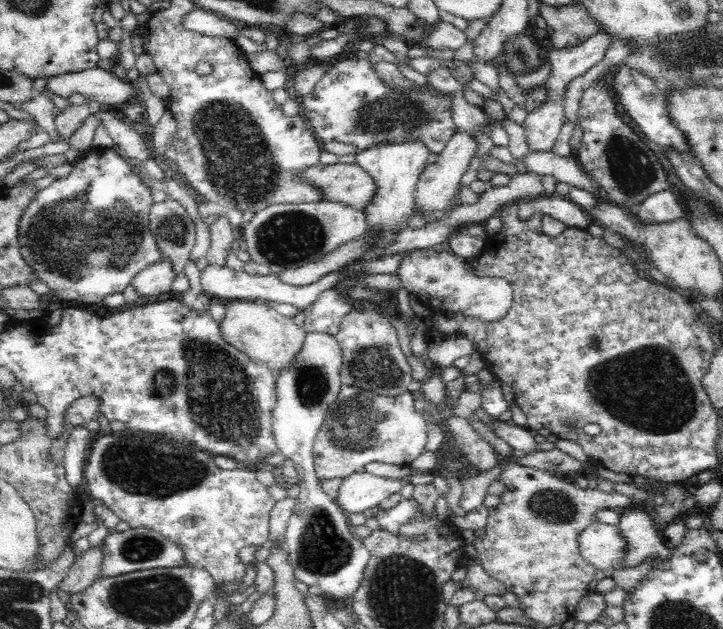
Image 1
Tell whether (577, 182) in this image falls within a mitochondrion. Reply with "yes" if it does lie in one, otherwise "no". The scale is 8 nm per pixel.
no

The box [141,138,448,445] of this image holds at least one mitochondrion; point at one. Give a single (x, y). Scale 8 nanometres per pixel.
(289, 237)

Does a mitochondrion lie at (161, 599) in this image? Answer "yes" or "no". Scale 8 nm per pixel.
yes

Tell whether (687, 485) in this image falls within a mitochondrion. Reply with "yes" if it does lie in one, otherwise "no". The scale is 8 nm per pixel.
no

